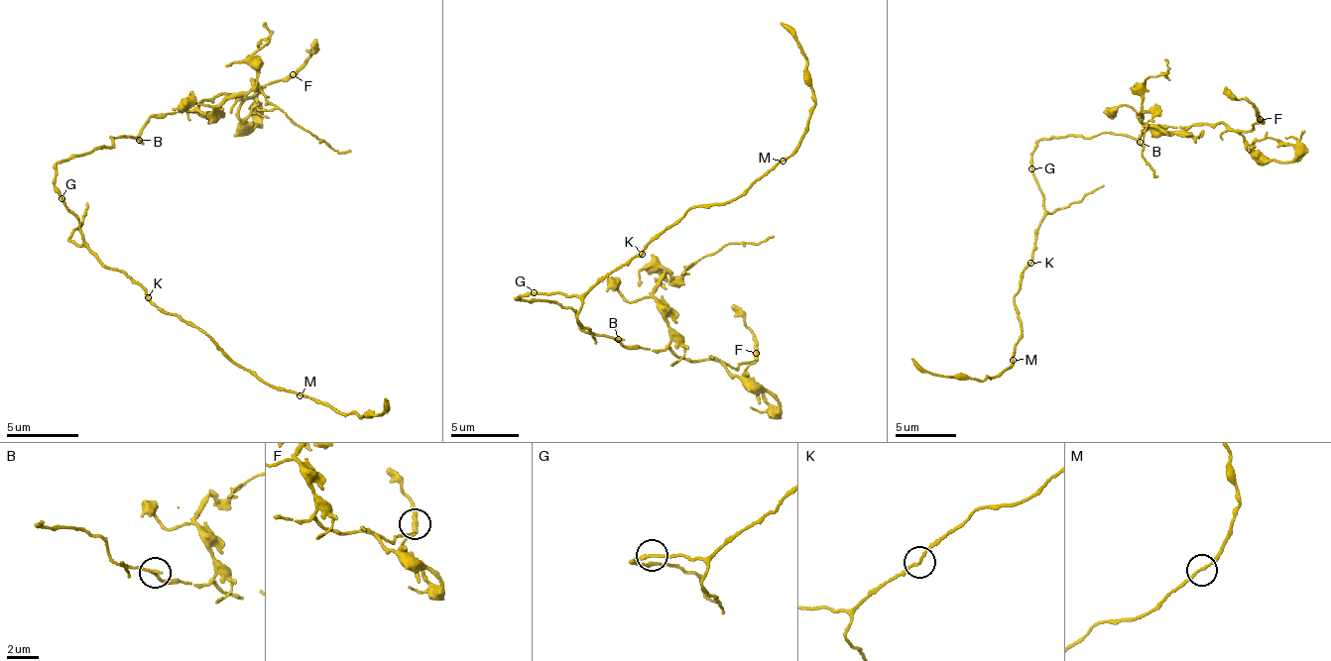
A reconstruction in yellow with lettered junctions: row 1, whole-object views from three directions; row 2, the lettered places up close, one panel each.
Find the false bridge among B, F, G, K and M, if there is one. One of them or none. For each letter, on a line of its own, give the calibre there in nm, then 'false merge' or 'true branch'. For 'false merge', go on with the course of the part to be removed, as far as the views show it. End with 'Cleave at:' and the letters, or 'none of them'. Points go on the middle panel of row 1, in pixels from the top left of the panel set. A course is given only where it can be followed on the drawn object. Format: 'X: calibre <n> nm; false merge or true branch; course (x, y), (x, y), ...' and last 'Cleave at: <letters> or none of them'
B: calibre 180 nm; true branch
F: calibre 280 nm; true branch
G: calibre 180 nm; true branch
K: calibre 150 nm; true branch
M: calibre 130 nm; true branch
Cleave at: none of them

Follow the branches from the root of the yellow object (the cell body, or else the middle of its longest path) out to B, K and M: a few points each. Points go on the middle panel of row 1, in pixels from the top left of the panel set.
B: (532, 292), (520, 294), (520, 299), (556, 301), (568, 307), (575, 322), (586, 332), (606, 334), (617, 340)
K: (532, 292), (577, 295), (643, 255)
M: (532, 292), (577, 295), (584, 293), (636, 258), (645, 245), (693, 208), (721, 205), (783, 162)

